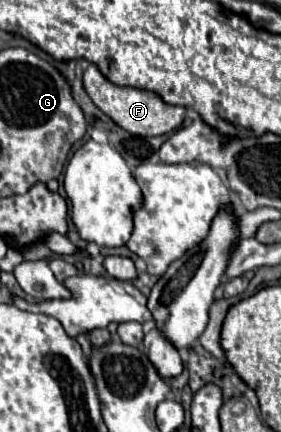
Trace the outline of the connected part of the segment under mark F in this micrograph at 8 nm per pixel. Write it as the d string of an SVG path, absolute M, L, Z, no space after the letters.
M90 64L84 70L84 88L86 88L88 96L92 98L92 102L106 116L110 116L120 128L124 128L126 132L130 132L134 136L160 136L160 134L168 134L168 132L180 128L180 124L184 120L184 114L186 114L186 108L166 104L156 92L112 84L94 64Z

